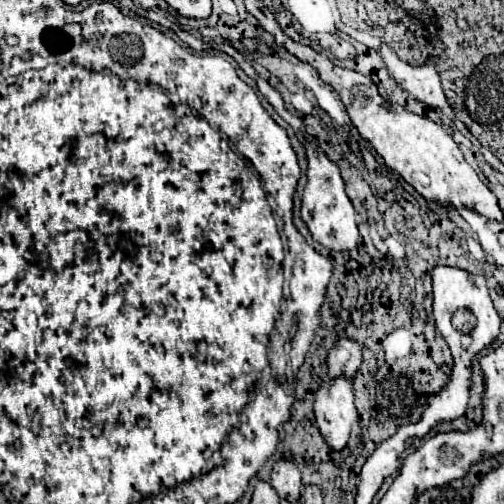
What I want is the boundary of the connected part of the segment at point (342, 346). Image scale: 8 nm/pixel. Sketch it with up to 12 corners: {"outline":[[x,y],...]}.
{"outline":[[340,338],[328,350],[328,376],[352,378],[362,364],[362,348]]}

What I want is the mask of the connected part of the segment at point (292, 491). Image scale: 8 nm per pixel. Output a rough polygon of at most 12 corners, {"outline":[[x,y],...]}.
{"outline":[[292,460],[274,464],[270,484],[280,498],[300,498],[302,476]]}

